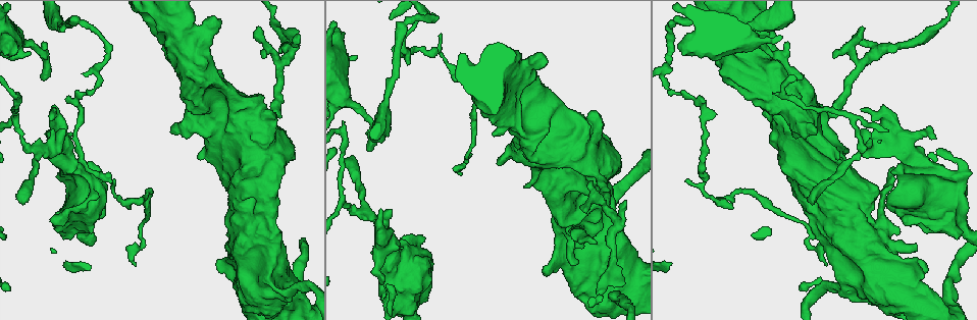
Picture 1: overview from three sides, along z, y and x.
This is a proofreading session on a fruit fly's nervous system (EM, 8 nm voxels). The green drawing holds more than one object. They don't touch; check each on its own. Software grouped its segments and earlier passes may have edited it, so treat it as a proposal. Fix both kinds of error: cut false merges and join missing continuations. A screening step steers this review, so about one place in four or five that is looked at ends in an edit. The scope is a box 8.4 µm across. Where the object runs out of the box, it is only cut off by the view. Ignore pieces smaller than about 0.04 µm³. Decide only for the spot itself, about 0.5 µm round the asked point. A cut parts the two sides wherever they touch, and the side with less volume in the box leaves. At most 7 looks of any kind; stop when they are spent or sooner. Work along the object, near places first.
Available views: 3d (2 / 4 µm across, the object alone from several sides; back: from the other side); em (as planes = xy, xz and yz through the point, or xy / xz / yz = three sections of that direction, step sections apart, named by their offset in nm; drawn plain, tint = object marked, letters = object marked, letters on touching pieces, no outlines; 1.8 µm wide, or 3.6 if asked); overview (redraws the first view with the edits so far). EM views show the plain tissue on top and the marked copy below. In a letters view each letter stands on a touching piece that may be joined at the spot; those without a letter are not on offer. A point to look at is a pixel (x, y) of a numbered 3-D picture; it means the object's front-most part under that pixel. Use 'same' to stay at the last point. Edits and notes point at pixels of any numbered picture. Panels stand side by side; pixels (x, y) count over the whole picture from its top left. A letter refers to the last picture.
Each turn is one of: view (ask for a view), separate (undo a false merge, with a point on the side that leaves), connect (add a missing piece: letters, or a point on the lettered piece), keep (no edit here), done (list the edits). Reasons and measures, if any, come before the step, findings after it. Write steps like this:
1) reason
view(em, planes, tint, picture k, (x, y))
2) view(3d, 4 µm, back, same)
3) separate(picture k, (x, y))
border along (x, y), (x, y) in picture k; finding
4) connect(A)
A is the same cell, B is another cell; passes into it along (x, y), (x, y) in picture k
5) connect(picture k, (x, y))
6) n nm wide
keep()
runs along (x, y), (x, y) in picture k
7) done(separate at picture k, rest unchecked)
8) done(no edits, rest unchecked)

free end
view(em, yz, step 8, letters, picture 1, (824, 263))

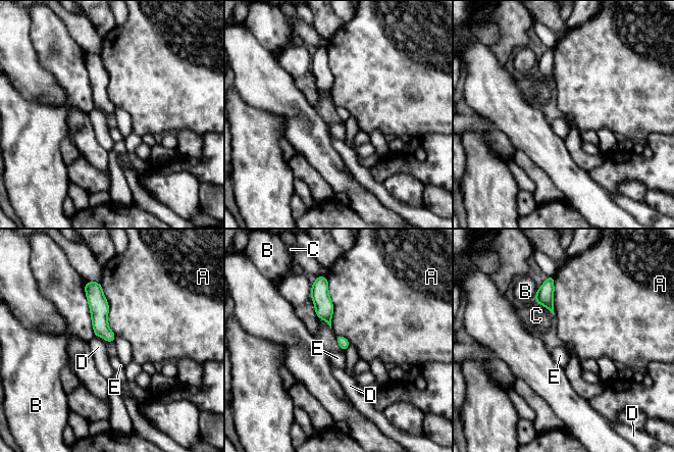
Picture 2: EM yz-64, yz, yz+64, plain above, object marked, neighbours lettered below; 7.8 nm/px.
B touches over 420 nm
keep()
A, B, C, D and E are other cells; border along (325, 277), (332, 305), (331, 328) in picture 2; no lettered piece goes on from it

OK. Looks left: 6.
calibre changes
view(3d, 4 µm, picture 1, (947, 303))

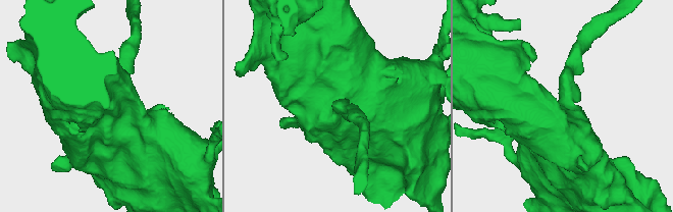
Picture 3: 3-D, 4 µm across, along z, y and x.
shape alone is not enough
view(em, 3.6 µm, xy, step 16, letters, picture 3, (562, 105))

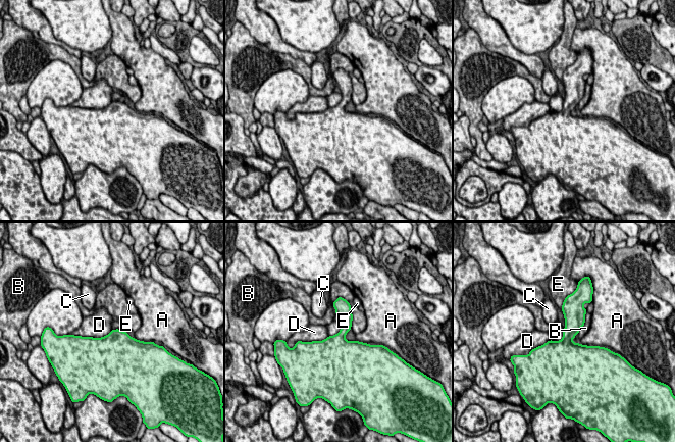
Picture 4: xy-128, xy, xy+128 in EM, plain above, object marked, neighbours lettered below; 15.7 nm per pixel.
keep()
A, B, C, D and E are other cells; border along (112, 330), (101, 337), (75, 336) in picture 4; continuous, no second cell

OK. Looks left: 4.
calibre changes
view(em, planes, tint, picture 1, (45, 148))

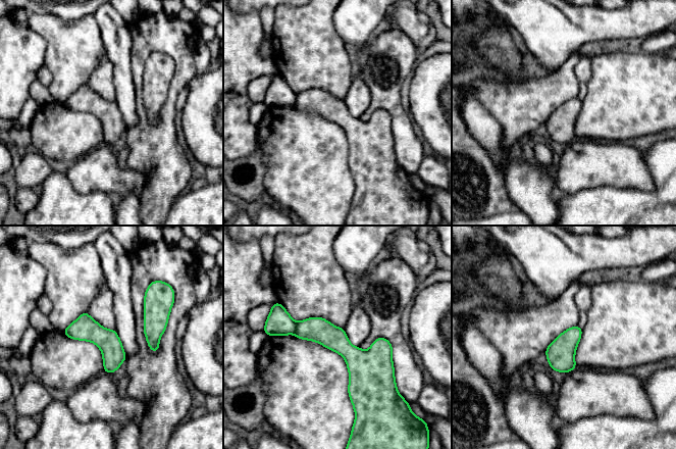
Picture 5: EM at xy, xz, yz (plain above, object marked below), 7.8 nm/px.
view(em, planes, letters, same)

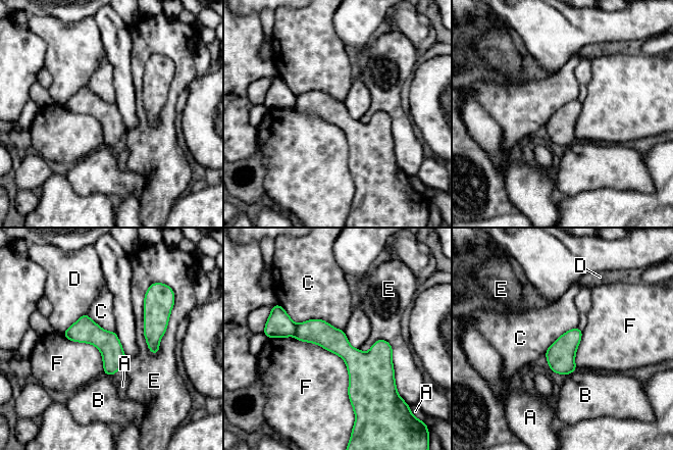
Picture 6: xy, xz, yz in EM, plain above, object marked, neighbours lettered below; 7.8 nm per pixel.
separate(picture 6, (279, 324))
A, B, C, D, E and F are other cells; border along (297, 324), (294, 335) in picture 6; a second cell is stuck on

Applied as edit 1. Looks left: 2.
done(separate at picture 6, rest unchecked)

